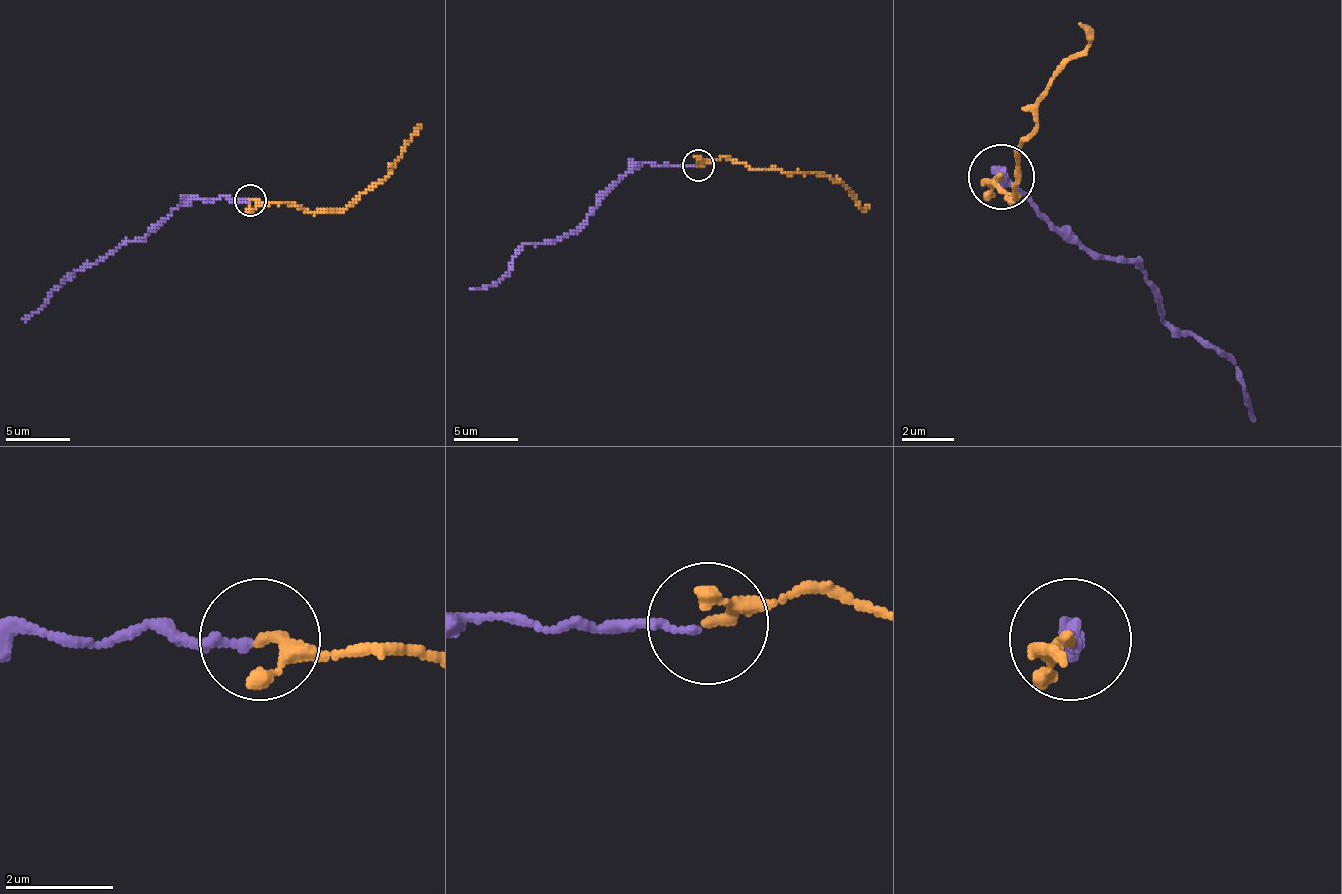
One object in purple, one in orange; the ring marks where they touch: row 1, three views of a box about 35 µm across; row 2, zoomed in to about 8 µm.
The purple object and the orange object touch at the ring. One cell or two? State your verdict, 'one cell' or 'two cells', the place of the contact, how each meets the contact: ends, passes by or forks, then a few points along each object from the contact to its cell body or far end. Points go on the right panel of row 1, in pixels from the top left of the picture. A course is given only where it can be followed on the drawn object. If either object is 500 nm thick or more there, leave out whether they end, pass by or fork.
one cell; at (1001, 177); purple ends there; orange passes by; purple runs (1003, 175), (1095, 254), (1134, 267), (1160, 319), (1239, 372), (1252, 418); orange runs (1003, 175), (983, 182), (1009, 201), (1016, 195), (1016, 149), (1036, 129), (1036, 96), (1088, 44), (1081, 24)

